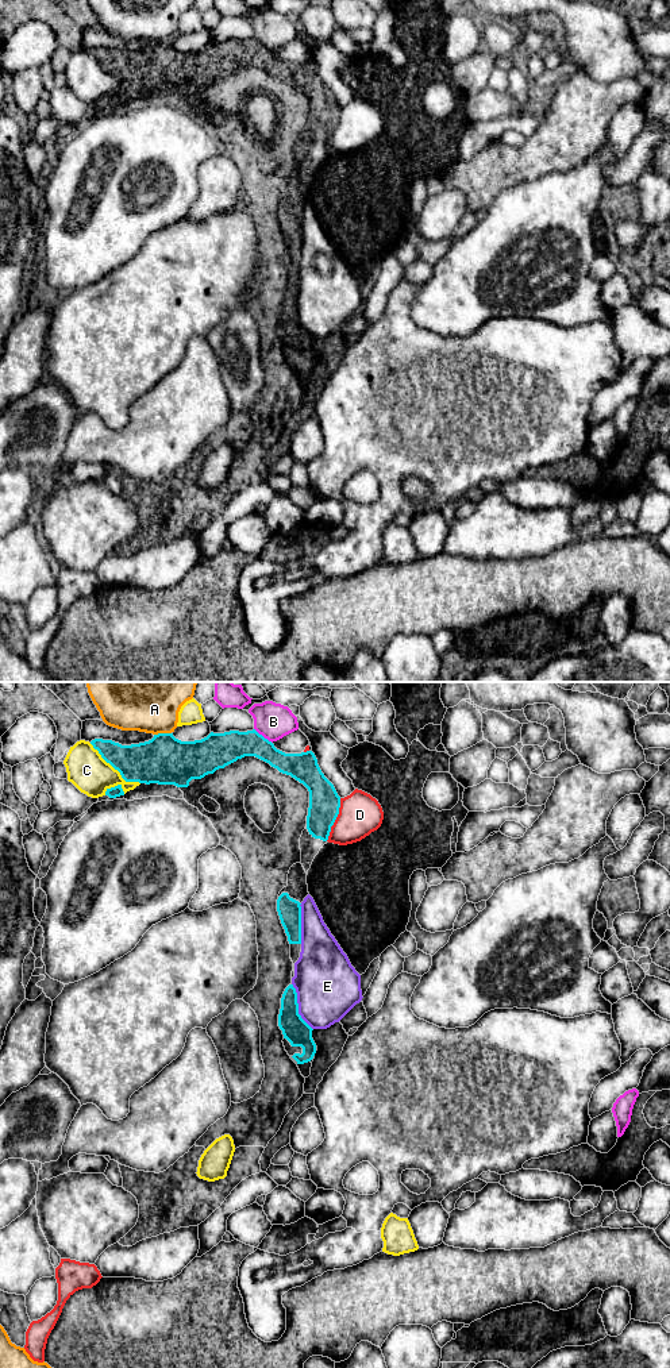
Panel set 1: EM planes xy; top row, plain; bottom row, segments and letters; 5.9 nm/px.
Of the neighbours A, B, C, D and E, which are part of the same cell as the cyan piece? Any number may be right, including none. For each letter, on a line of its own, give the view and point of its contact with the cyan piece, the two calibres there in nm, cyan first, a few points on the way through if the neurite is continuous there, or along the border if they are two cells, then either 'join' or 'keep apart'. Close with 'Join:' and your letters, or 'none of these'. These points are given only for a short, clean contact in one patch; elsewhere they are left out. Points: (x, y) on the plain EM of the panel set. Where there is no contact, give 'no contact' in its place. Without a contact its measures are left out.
A: xy (162, 42) | 280/260 nm | keep apart
B: xy (262, 45) | 190/220 nm | keep apart
C: xy (115, 77) | 260/240 nm | keep apart
D: xy (335, 127) | 190/260 nm | keep apart
E: xy (297, 315) | 160/380 nm | keep apart
Join: none of these

